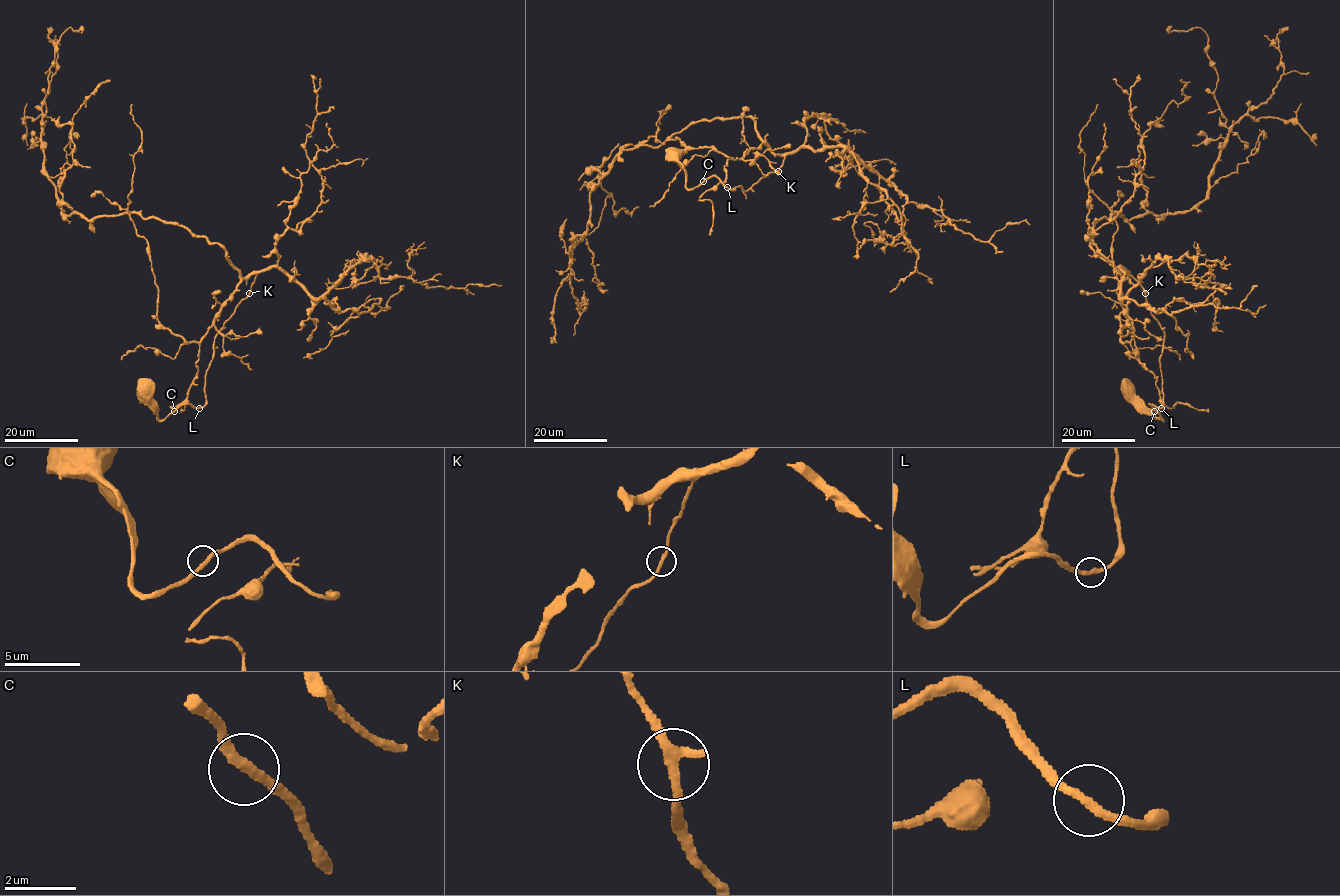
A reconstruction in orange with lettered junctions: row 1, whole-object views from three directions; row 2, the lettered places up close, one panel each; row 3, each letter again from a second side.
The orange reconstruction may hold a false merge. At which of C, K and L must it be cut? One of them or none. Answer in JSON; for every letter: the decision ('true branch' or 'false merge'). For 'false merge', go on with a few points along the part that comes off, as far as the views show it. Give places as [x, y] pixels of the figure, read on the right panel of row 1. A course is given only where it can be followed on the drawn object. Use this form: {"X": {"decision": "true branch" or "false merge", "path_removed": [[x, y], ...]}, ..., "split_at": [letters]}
{"C": {"decision": "true branch"}, "K": {"decision": "true branch"}, "L": {"decision": "true branch"}, "split_at": []}

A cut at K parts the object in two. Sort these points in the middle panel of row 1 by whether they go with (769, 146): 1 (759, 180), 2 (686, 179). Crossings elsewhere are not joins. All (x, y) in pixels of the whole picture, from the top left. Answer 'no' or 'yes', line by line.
1: no
2: no

